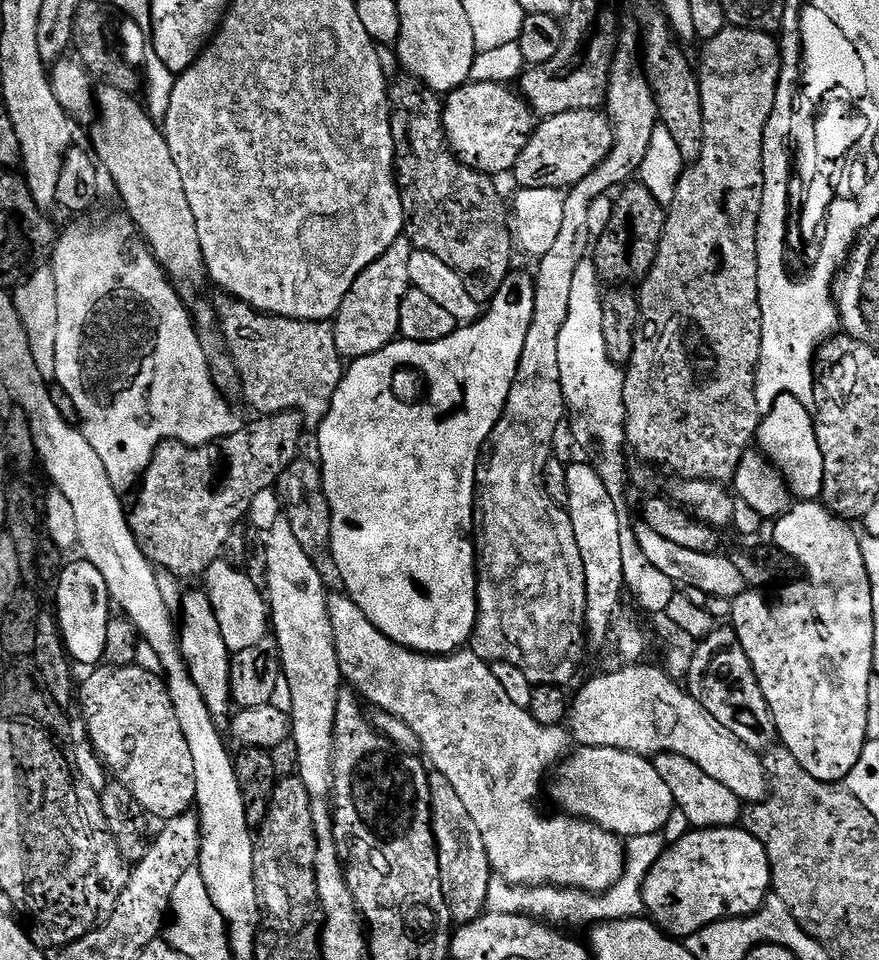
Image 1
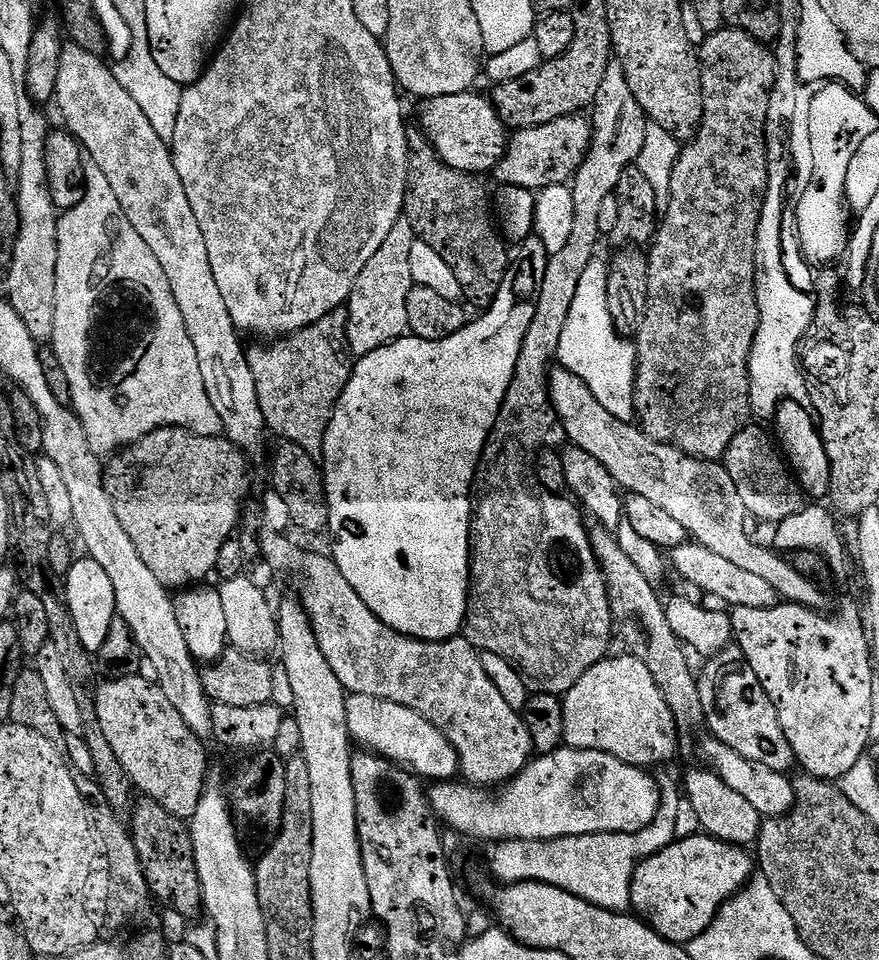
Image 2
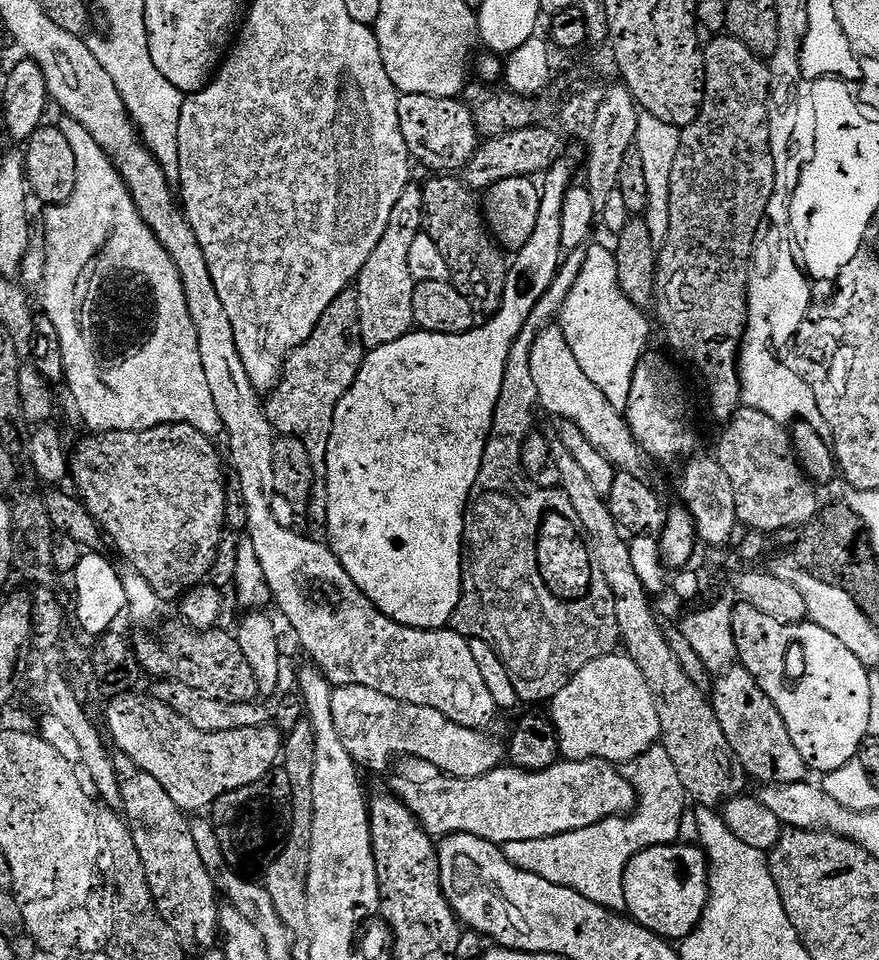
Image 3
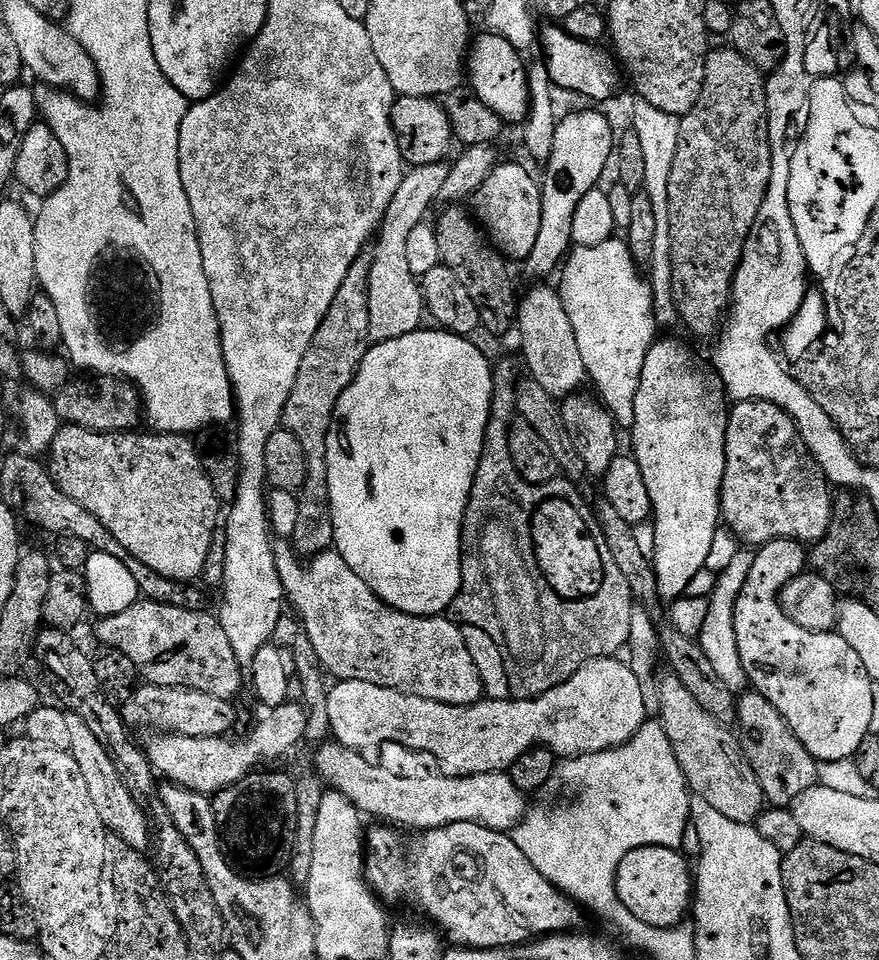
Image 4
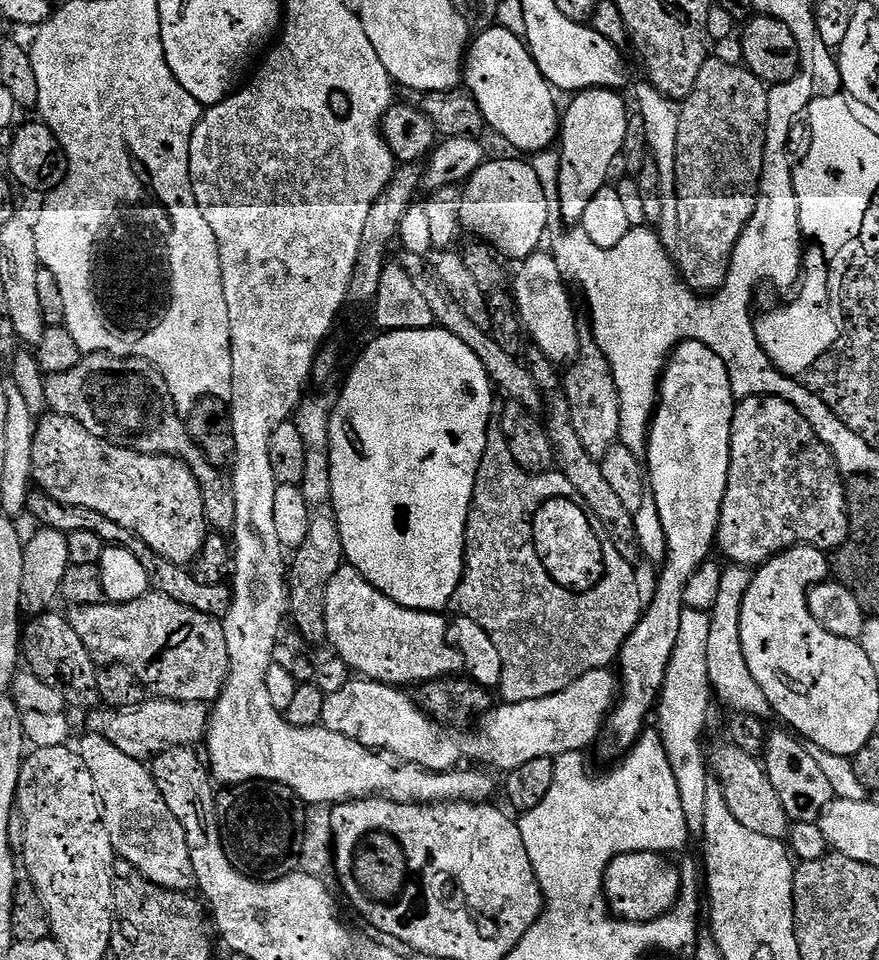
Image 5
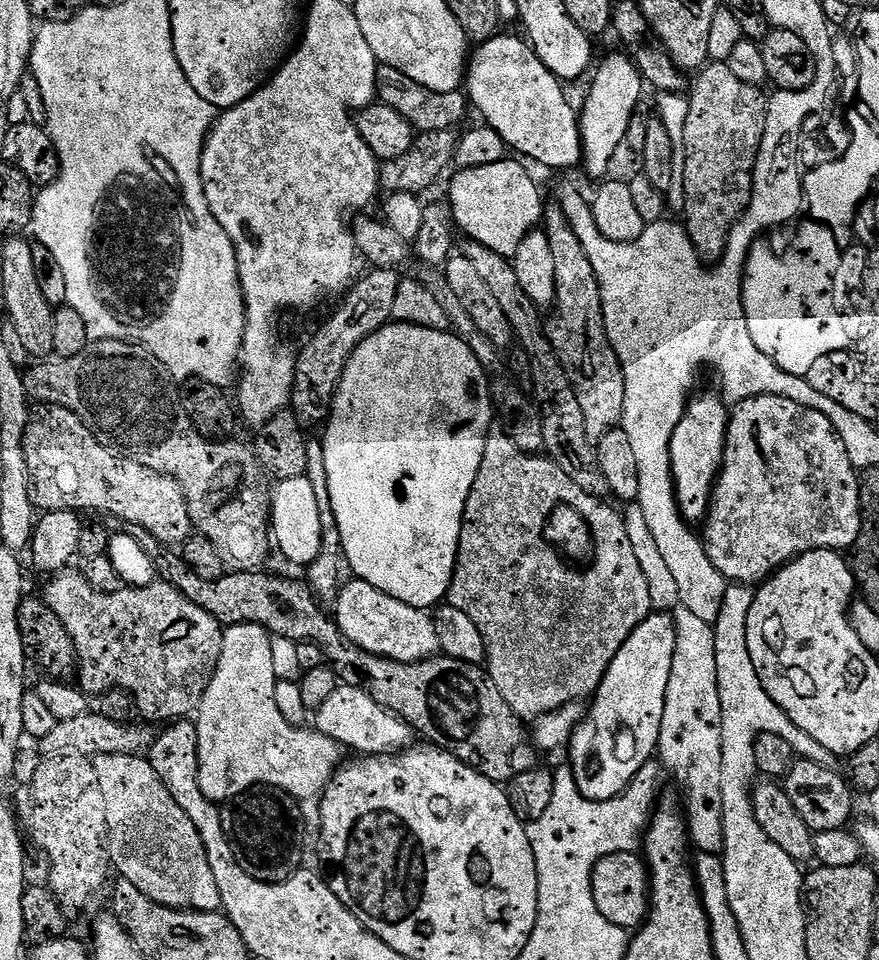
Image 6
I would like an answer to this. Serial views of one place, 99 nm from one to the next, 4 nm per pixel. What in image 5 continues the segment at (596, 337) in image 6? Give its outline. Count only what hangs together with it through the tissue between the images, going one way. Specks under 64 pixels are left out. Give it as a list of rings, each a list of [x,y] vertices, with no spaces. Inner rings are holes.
[[[581,331],[580,352],[577,353],[576,359],[567,365],[566,371],[562,376],[562,387],[570,402],[574,430],[578,430],[578,438],[582,441],[582,446],[586,446],[587,452],[595,460],[600,460],[606,454],[606,450],[610,450],[610,446],[619,441],[620,403],[618,386],[614,382],[610,362],[597,346],[591,331]]]

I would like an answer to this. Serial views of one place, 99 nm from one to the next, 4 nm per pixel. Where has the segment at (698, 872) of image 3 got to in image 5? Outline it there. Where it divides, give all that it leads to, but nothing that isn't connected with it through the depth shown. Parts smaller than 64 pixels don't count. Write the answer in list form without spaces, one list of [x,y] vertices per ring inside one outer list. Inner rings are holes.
[[[631,852],[615,856],[604,875],[604,897],[612,915],[635,924],[651,924],[667,917],[680,899],[680,870],[664,854]]]

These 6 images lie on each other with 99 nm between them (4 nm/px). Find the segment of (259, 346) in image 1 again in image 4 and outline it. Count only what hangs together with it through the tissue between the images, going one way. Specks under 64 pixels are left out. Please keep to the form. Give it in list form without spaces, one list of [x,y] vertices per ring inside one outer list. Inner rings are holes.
[[[368,250],[361,252],[354,266],[350,266],[346,282],[342,282],[338,294],[334,294],[334,302],[322,326],[318,326],[314,342],[310,342],[310,350],[298,372],[298,382],[294,384],[294,390],[284,407],[283,431],[294,434],[294,438],[302,442],[302,450],[306,450],[308,463],[308,477],[298,491],[298,526],[290,537],[292,547],[304,558],[319,556],[336,543],[328,481],[328,435],[332,429],[338,398],[342,398],[346,386],[354,382],[362,366],[362,358],[366,358],[373,343],[370,338],[371,266],[372,252]]]

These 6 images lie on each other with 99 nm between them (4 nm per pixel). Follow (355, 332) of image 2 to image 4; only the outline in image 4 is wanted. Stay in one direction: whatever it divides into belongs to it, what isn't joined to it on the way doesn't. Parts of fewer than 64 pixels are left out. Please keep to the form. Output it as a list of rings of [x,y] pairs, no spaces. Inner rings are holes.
[[[447,163],[431,164],[430,166],[418,166],[405,171],[402,178],[402,186],[398,186],[398,194],[390,202],[390,206],[384,215],[384,223],[380,225],[380,231],[374,240],[372,252],[372,266],[370,268],[370,338],[373,342],[381,344],[394,338],[402,338],[411,332],[421,331],[423,320],[426,320],[426,305],[424,302],[424,289],[421,281],[410,270],[408,256],[406,254],[406,238],[419,224],[429,219],[428,211],[432,203],[437,203],[442,194],[442,185],[448,177],[449,165]]]

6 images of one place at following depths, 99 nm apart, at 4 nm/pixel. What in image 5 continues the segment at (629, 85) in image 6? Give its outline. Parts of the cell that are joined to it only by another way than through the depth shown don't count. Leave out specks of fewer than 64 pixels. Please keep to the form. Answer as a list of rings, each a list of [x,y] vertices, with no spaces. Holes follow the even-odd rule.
[[[588,88],[585,92],[575,93],[572,100],[562,112],[562,127],[558,133],[558,151],[560,153],[560,173],[558,174],[558,194],[560,195],[560,215],[563,223],[568,226],[579,225],[580,219],[586,214],[586,205],[590,198],[598,194],[609,183],[608,175],[612,172],[612,163],[624,150],[626,126],[630,109],[624,105],[619,91],[610,88]]]

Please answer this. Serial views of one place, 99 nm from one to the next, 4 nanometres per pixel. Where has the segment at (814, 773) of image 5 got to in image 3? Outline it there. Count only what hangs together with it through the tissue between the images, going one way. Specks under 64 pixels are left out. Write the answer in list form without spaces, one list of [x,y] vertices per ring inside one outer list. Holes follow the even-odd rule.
[[[733,666],[715,677],[710,693],[712,709],[722,726],[729,749],[737,764],[743,766],[745,773],[757,780],[757,785],[802,784],[810,769],[808,763],[798,754],[790,739],[790,730],[782,722],[782,714],[766,698],[762,686],[742,666]]]

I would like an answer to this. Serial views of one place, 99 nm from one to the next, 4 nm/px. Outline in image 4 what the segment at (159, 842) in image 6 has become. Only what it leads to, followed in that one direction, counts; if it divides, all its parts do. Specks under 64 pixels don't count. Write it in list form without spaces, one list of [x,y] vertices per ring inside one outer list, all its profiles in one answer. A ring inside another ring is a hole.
[[[69,714],[66,723],[70,729],[68,751],[71,752],[74,762],[78,762],[78,770],[88,784],[90,798],[94,798],[94,806],[98,806],[98,814],[102,822],[134,850],[147,853],[150,848],[150,817],[142,807],[141,801],[132,795],[114,766],[110,754],[102,746],[102,742],[94,738],[94,733],[88,729],[86,722],[82,722],[82,718]]]

